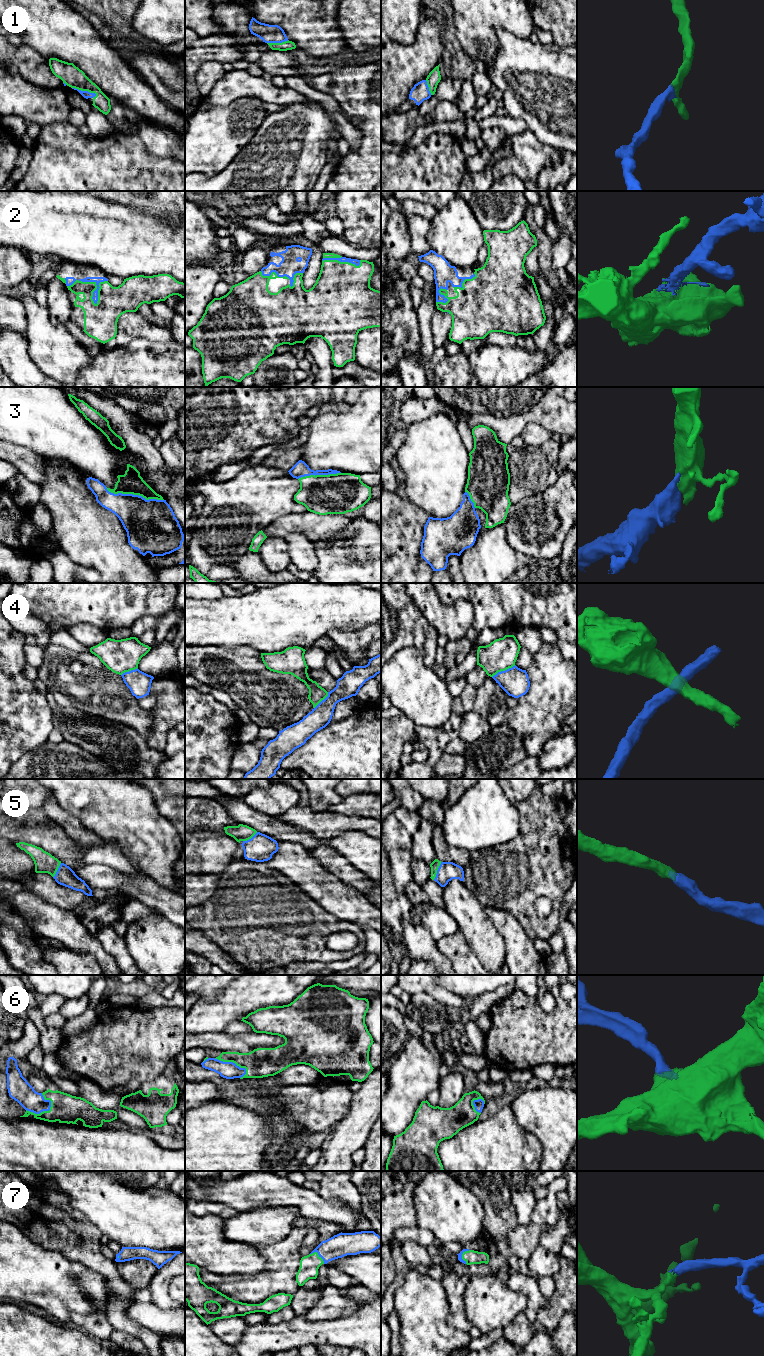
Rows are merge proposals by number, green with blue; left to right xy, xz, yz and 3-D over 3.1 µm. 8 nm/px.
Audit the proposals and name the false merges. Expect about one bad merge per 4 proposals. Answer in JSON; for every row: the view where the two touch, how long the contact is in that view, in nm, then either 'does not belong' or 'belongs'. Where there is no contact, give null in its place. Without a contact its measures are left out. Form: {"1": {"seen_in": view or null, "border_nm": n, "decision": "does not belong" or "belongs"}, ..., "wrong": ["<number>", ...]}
{"1": {"seen_in": "xy", "border_nm": 220, "decision": "belongs"}, "2": {"seen_in": "xy", "border_nm": 240, "decision": "belongs"}, "3": {"seen_in": "xy", "border_nm": 480, "decision": "belongs"}, "4": {"seen_in": "yz", "border_nm": 220, "decision": "does not belong"}, "5": {"seen_in": "yz", "border_nm": 160, "decision": "belongs"}, "6": {"seen_in": "xy", "border_nm": 220, "decision": "belongs"}, "7": {"seen_in": "xz", "border_nm": 150, "decision": "belongs"}, "wrong": ["4"]}

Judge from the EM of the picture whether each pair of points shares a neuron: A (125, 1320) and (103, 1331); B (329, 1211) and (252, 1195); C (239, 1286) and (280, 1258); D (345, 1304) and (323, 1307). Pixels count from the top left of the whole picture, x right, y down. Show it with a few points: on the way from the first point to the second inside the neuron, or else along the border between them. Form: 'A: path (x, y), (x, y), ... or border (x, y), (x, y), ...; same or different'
A: border (105, 1315), (114, 1329); different
B: path (310, 1204), (298, 1196), (271, 1195); same
C: path (252, 1286), (262, 1286), (277, 1271); same
D: path (340, 1305), (330, 1305), (328, 1307); same

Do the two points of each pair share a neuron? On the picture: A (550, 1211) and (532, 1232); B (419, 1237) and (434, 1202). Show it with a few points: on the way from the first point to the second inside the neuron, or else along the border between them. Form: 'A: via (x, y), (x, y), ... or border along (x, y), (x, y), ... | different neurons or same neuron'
A: border along (531, 1221), (540, 1226) | different neurons
B: border along (416, 1225), (428, 1229), (437, 1241) | different neurons

